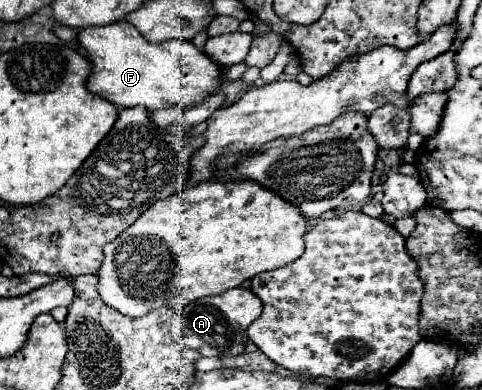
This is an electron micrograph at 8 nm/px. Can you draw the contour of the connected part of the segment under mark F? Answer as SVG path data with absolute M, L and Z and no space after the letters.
M127 20L83 28L77 32L77 42L87 52L91 64L91 74L85 84L87 90L121 108L145 106L153 112L173 104L199 104L203 98L217 92L223 82L219 64L203 54L193 42L165 40L151 44Z

